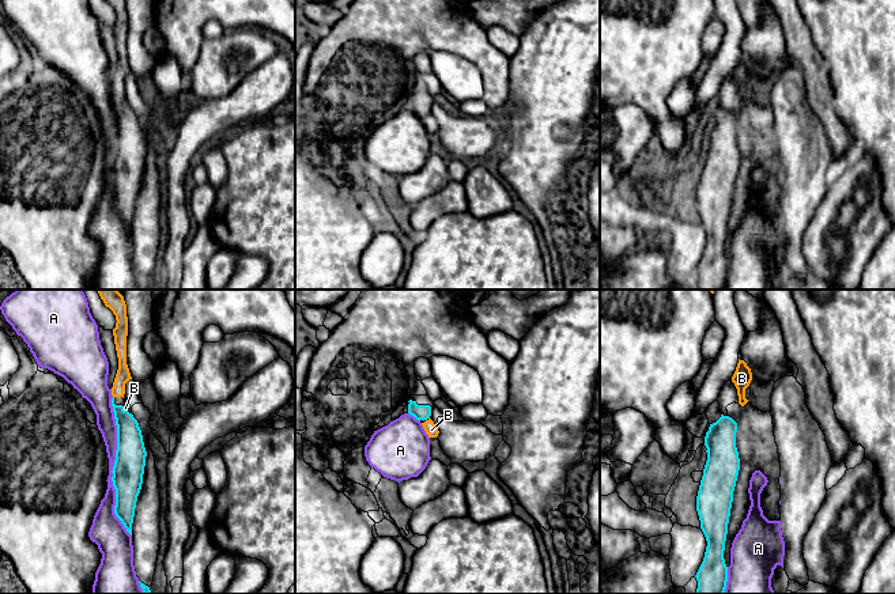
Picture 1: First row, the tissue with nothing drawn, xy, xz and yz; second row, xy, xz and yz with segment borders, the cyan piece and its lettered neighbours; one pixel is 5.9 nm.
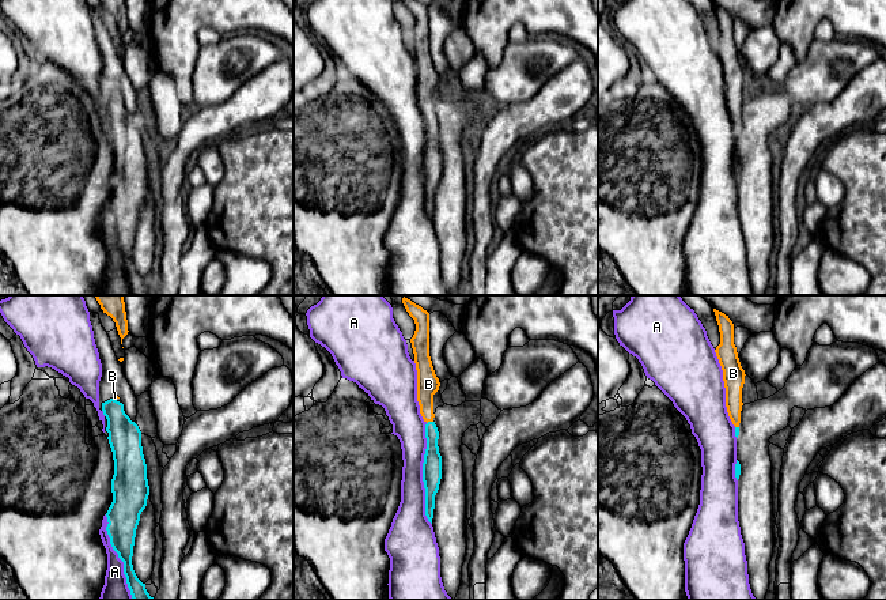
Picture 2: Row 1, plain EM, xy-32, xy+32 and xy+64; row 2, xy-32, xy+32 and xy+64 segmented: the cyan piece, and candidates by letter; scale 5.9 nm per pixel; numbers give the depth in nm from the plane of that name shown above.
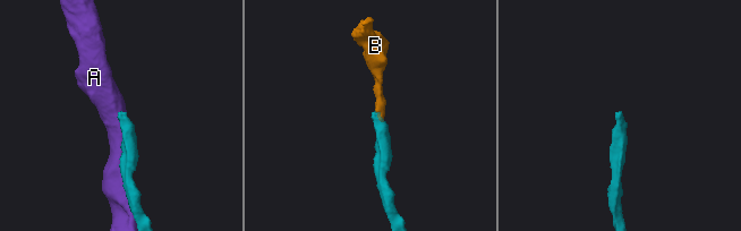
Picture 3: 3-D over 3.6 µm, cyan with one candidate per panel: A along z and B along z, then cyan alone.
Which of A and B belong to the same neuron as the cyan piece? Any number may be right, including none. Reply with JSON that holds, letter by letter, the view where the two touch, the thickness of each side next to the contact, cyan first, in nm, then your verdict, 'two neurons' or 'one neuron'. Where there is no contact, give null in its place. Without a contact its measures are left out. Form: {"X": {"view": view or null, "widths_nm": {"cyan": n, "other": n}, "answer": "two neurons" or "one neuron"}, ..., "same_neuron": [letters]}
{"A": {"view": "xy", "widths_nm": {"cyan": 180, "other": 100}, "answer": "two neurons"}, "B": {"view": "xy", "widths_nm": {"cyan": 170, "other": 20}, "answer": "one neuron"}, "same_neuron": ["B"]}

